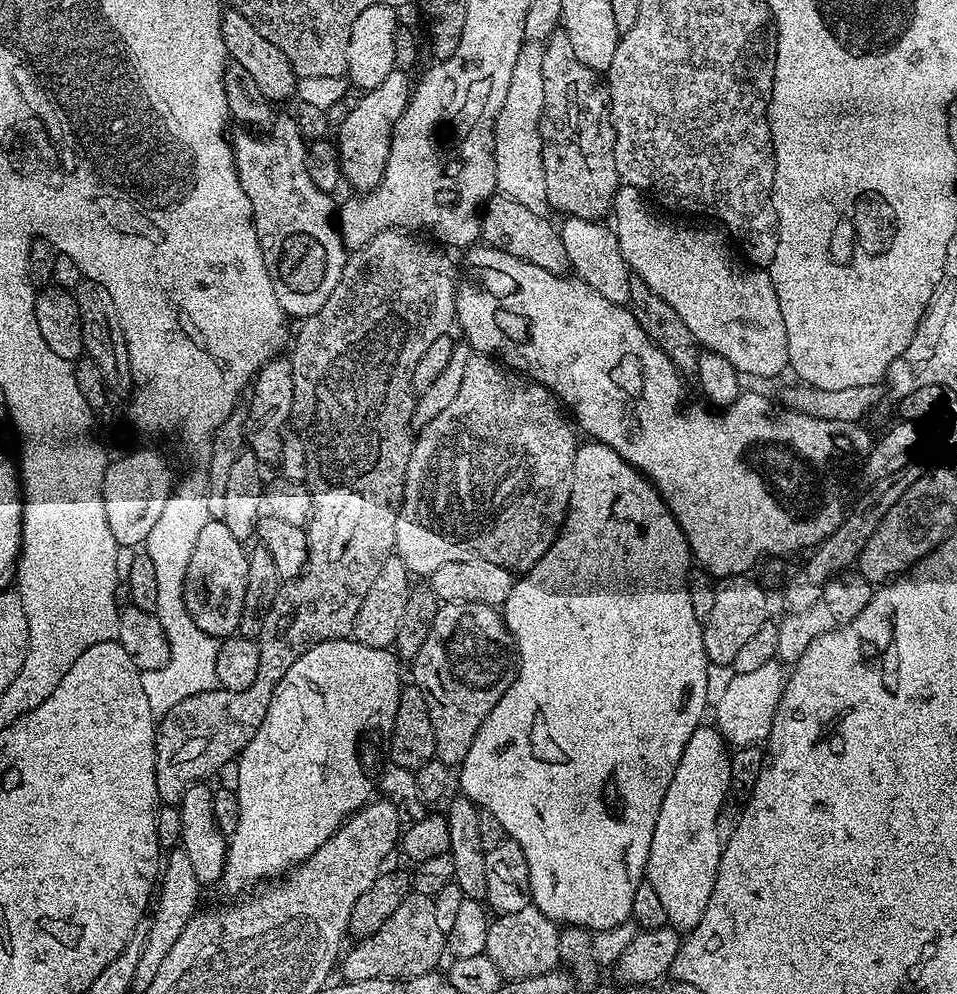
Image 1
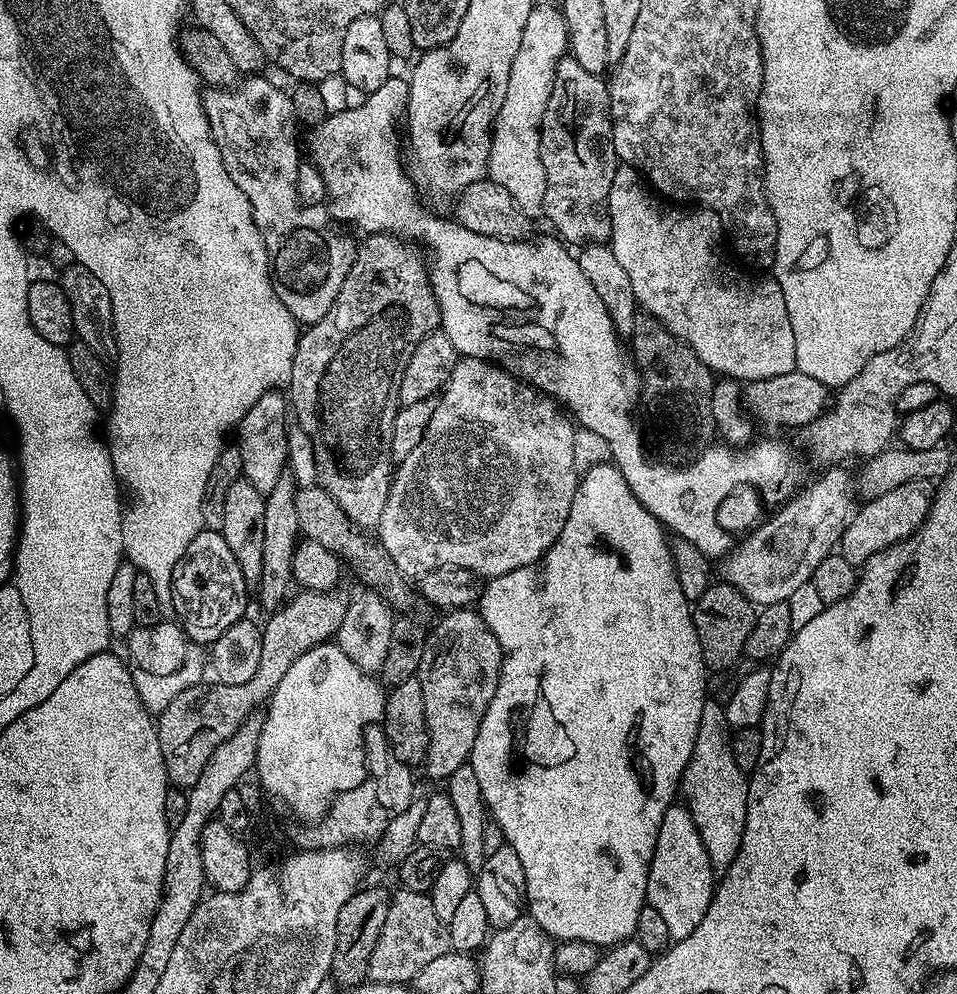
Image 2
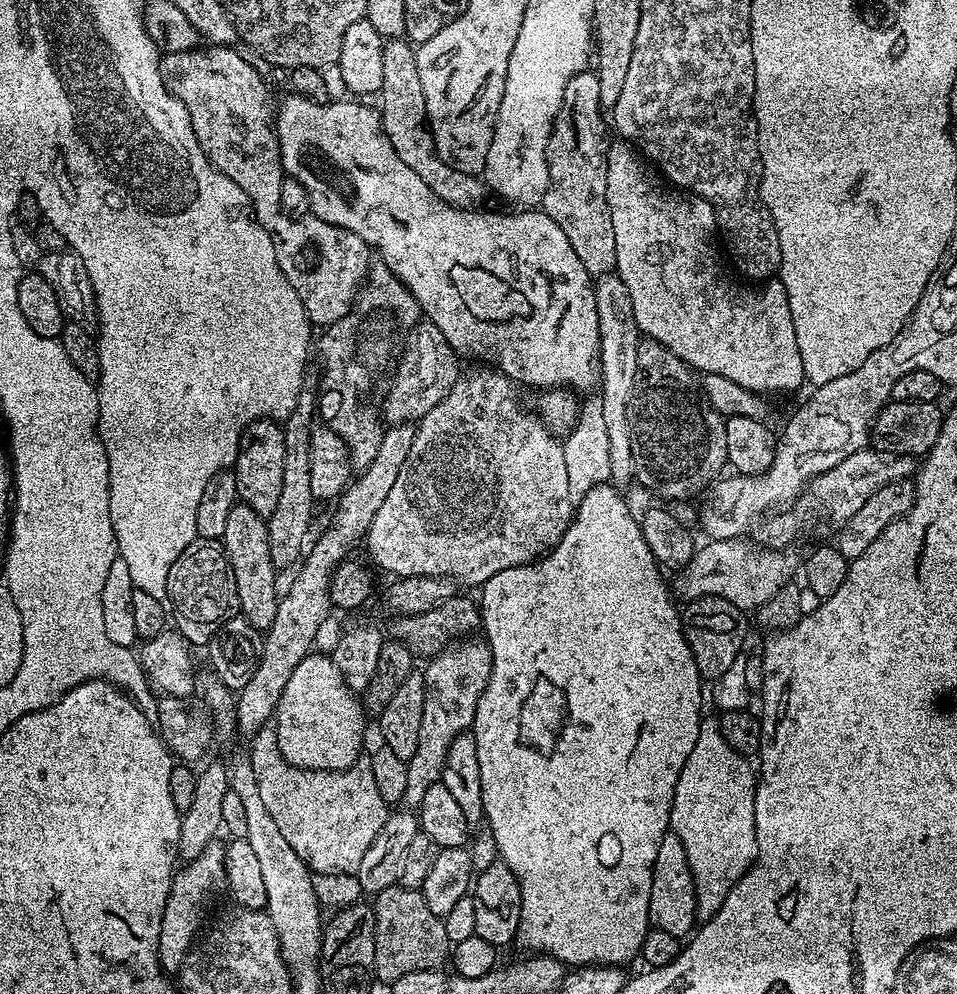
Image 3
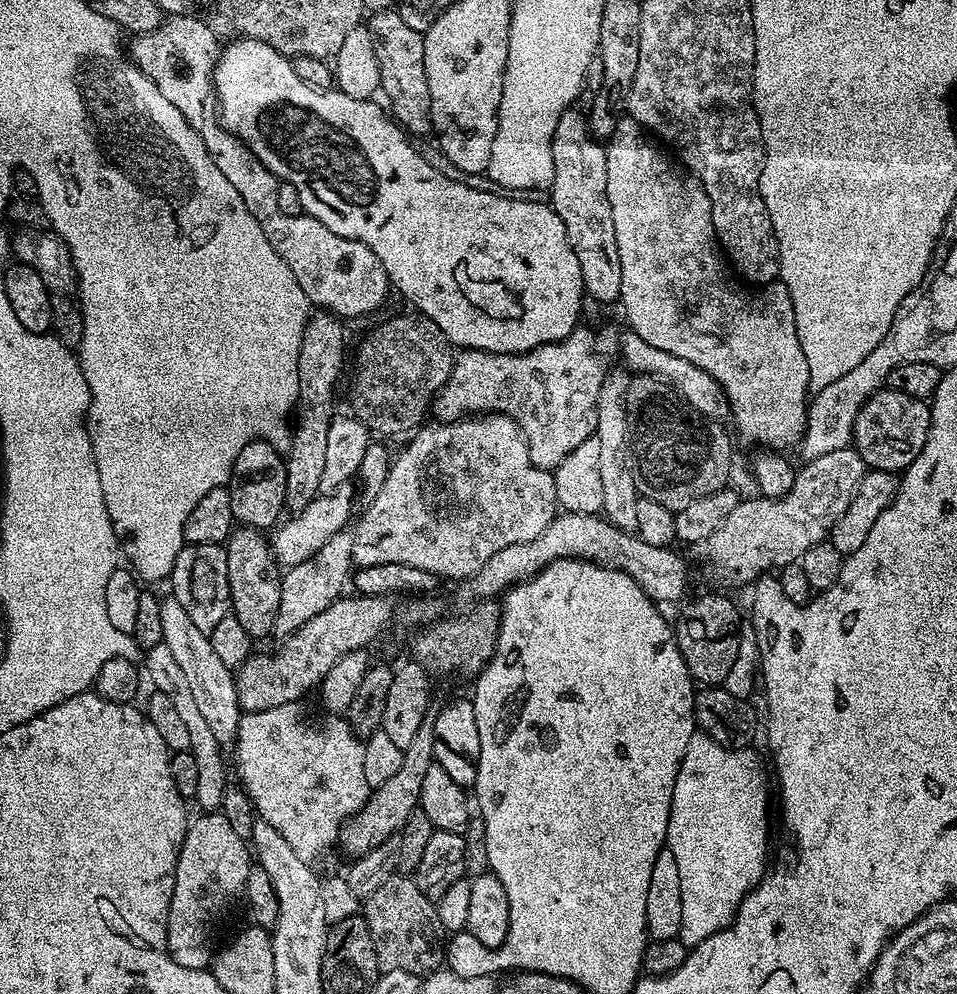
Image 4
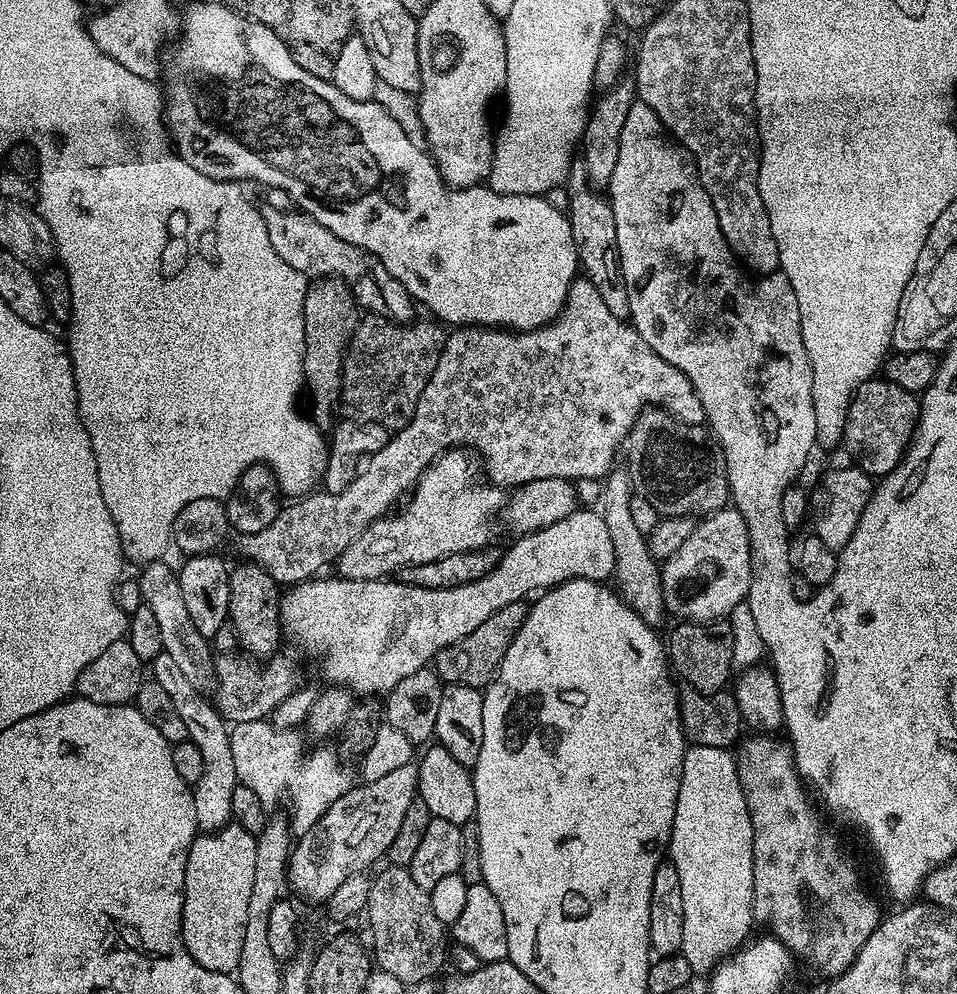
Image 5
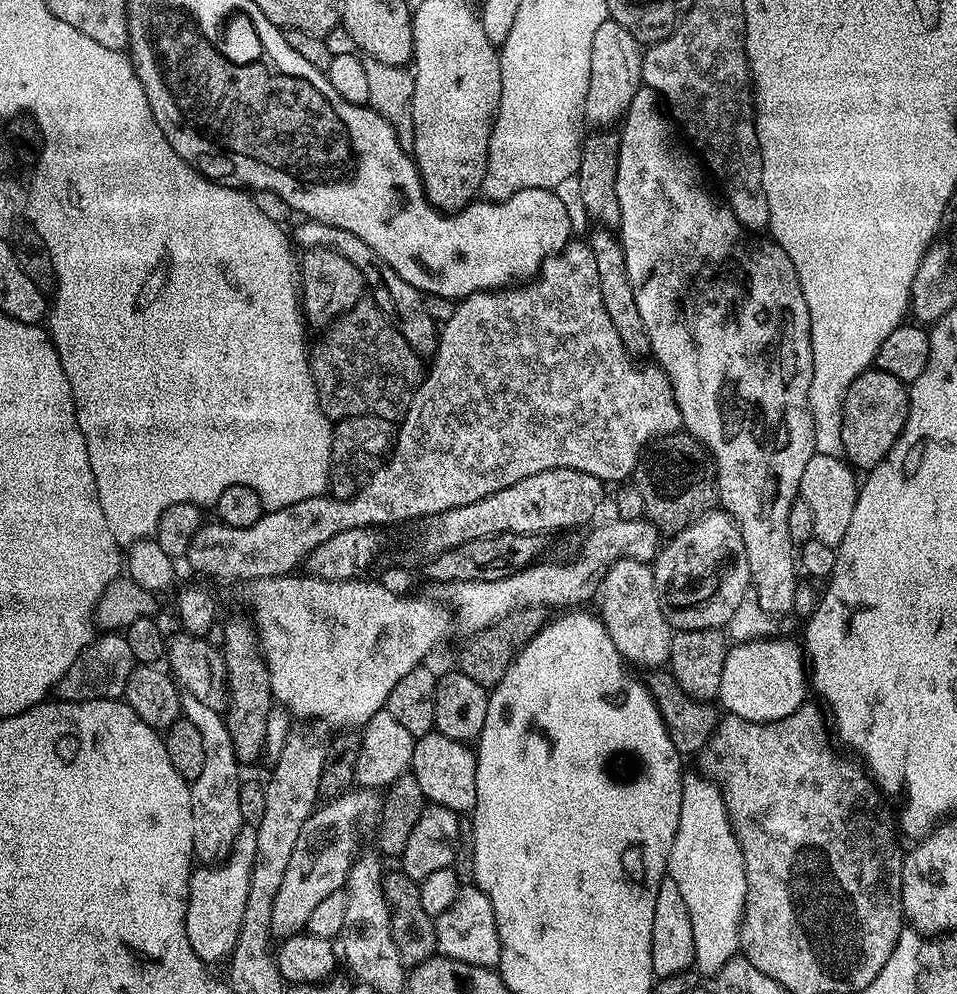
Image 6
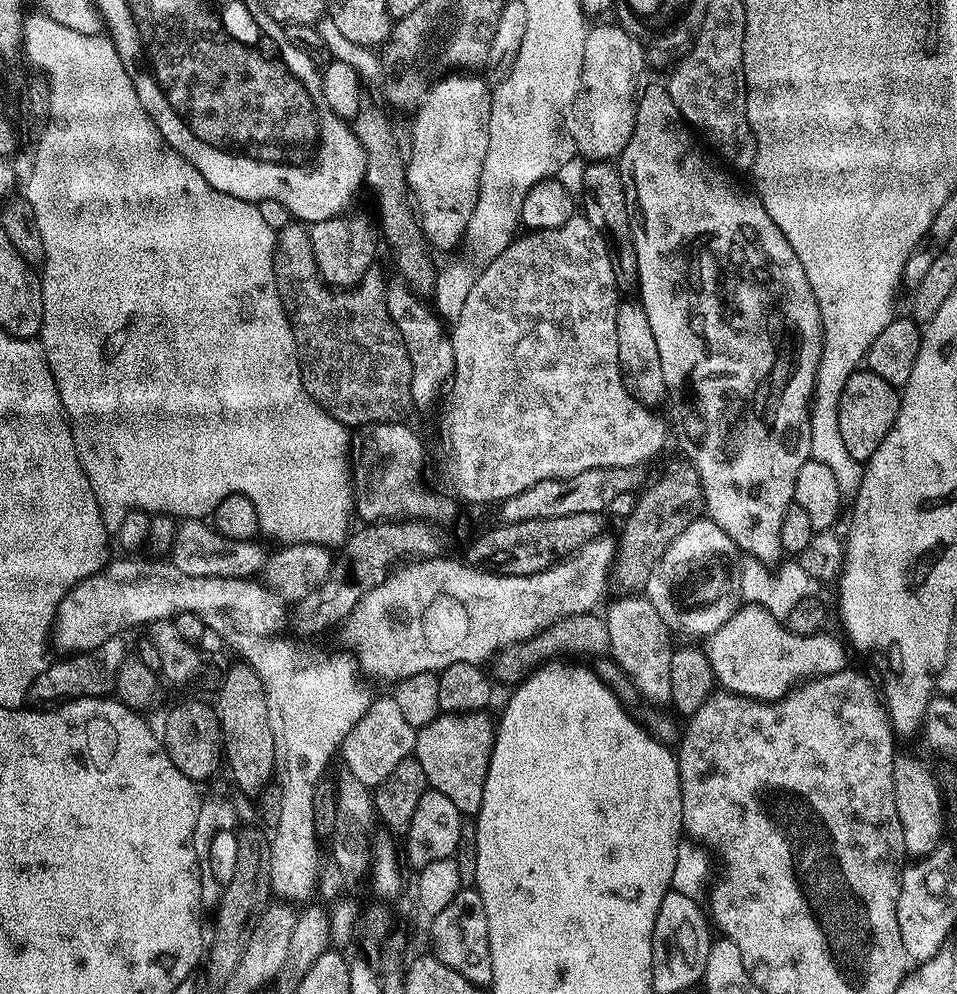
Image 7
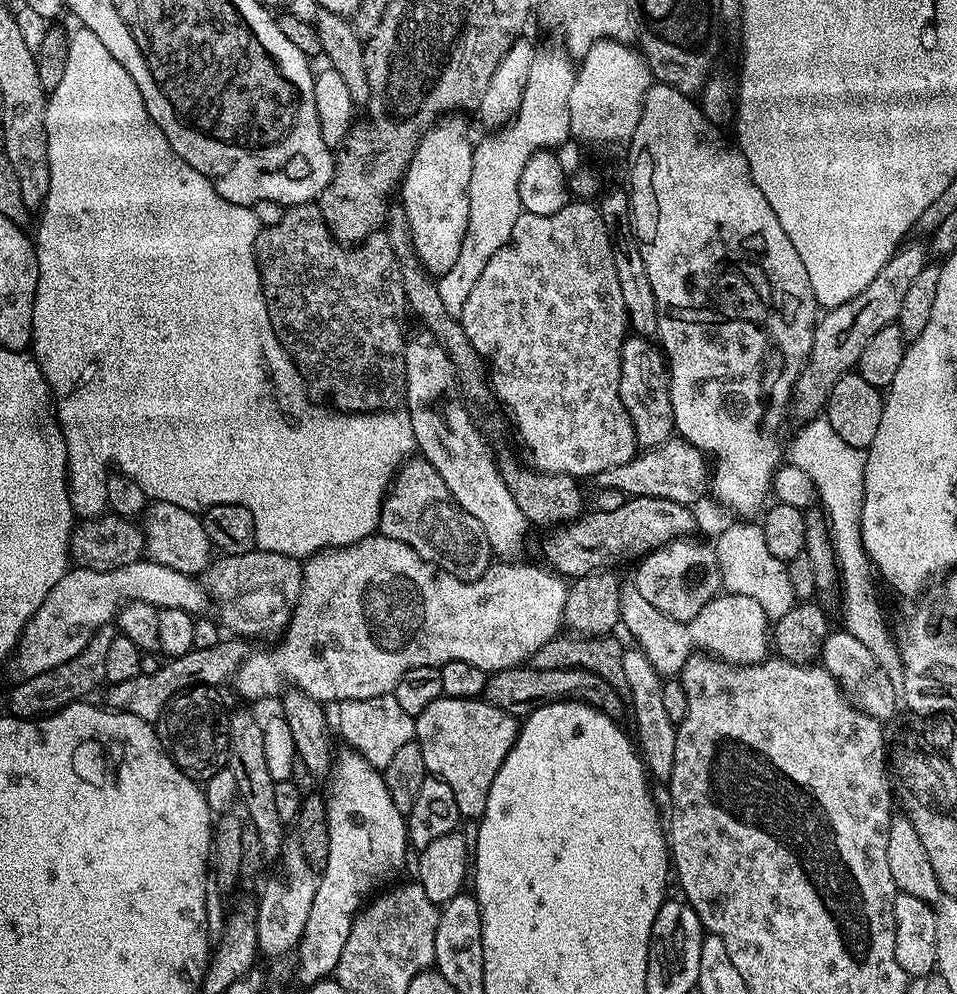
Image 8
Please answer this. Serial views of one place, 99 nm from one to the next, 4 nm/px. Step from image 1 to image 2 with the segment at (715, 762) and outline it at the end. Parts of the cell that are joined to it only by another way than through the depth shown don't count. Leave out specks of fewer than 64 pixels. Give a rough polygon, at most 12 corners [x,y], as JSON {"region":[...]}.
{"region":[[673,803],[648,864],[647,907],[673,941],[712,901],[712,862],[694,818]]}

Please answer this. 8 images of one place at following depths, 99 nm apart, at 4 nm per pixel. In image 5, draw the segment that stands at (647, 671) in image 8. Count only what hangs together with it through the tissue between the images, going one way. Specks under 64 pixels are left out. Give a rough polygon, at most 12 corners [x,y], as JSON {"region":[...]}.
{"region":[[627,467],[602,484],[614,584],[650,625],[666,617],[661,565],[630,515]]}

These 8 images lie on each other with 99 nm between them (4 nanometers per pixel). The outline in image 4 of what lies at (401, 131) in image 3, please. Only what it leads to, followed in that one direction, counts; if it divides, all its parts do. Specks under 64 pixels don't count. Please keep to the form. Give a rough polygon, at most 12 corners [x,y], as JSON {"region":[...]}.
{"region":[[399,11],[373,12],[391,119],[409,137],[432,132],[424,38]]}

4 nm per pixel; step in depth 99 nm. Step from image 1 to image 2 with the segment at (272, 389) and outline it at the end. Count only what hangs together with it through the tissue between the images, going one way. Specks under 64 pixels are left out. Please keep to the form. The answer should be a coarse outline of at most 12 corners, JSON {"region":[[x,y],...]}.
{"region":[[264,392],[238,425],[243,479],[265,494],[288,462],[289,401]]}

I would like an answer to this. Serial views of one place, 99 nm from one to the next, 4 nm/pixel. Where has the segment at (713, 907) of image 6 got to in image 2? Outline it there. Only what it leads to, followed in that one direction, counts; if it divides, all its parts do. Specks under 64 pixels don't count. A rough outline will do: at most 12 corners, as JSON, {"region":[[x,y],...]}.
{"region":[[705,699],[680,781],[712,867],[745,832],[747,775],[723,703]]}

